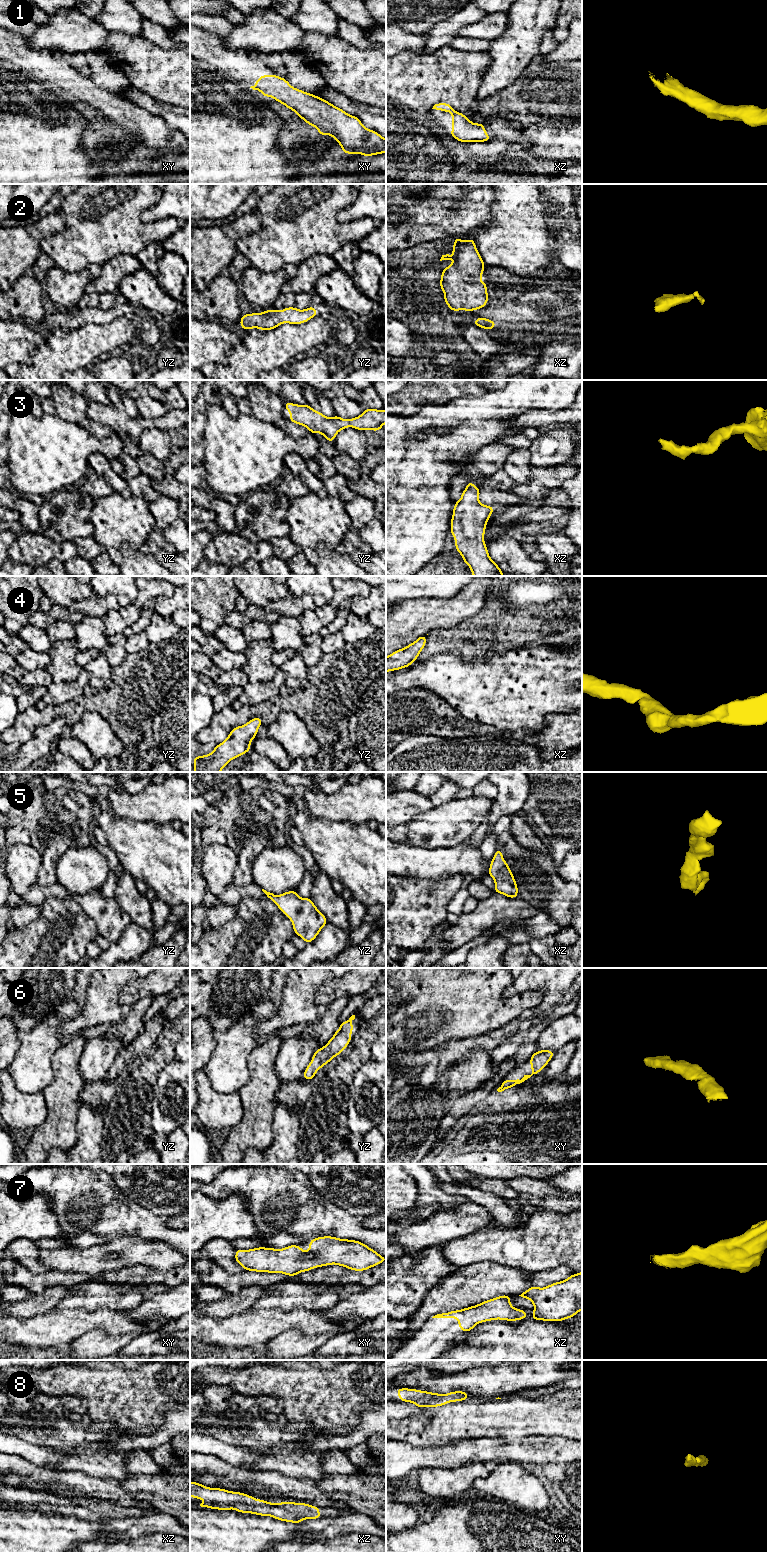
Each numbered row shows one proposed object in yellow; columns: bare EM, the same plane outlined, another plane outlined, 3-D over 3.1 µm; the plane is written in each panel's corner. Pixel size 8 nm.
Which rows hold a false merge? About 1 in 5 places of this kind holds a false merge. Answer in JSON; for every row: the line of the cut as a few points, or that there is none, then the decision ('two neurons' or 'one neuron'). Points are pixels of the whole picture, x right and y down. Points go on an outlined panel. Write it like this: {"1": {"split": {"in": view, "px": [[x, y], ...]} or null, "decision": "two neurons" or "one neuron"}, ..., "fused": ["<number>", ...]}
{"1": {"split": null, "decision": "one neuron"}, "2": {"split": null, "decision": "one neuron"}, "3": {"split": null, "decision": "one neuron"}, "4": {"split": null, "decision": "one neuron"}, "5": {"split": null, "decision": "one neuron"}, "6": {"split": null, "decision": "one neuron"}, "7": {"split": null, "decision": "one neuron"}, "8": {"split": null, "decision": "one neuron"}, "fused": []}

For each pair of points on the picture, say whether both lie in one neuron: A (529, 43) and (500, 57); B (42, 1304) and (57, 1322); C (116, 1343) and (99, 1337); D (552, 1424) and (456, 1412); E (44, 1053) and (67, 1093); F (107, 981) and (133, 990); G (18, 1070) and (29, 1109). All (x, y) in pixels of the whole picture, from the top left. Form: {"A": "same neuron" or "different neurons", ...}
{"A": "same neuron", "B": "different neurons", "C": "same neuron", "D": "same neuron", "E": "different neurons", "F": "different neurons", "G": "different neurons"}

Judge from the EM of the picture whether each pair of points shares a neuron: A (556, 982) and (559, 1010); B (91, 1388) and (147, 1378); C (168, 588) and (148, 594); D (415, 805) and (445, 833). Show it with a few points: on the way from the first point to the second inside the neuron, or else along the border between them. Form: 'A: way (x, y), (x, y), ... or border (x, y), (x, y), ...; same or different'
A: border (561, 1002), (544, 1017); different
B: way (105, 1388), (133, 1388); same
C: way (163, 588), (153, 589); same
D: border (434, 806), (416, 813), (404, 824); different

